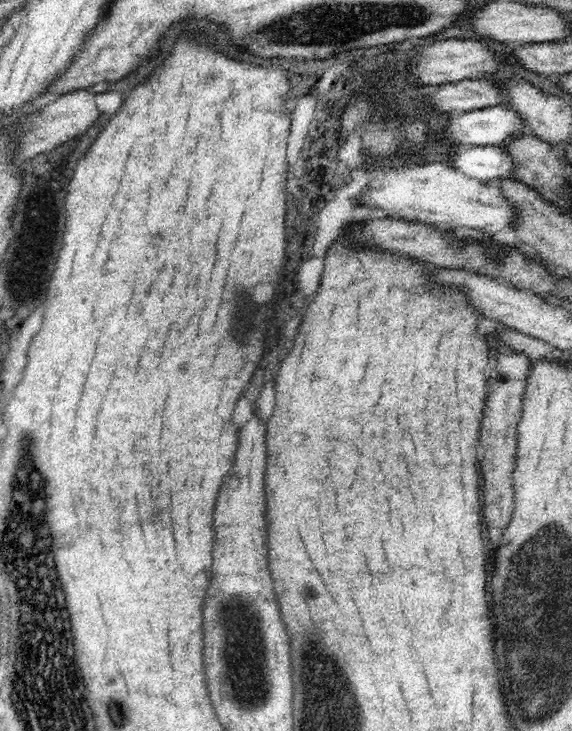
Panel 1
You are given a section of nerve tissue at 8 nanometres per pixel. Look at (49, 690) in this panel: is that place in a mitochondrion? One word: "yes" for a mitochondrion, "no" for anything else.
yes

